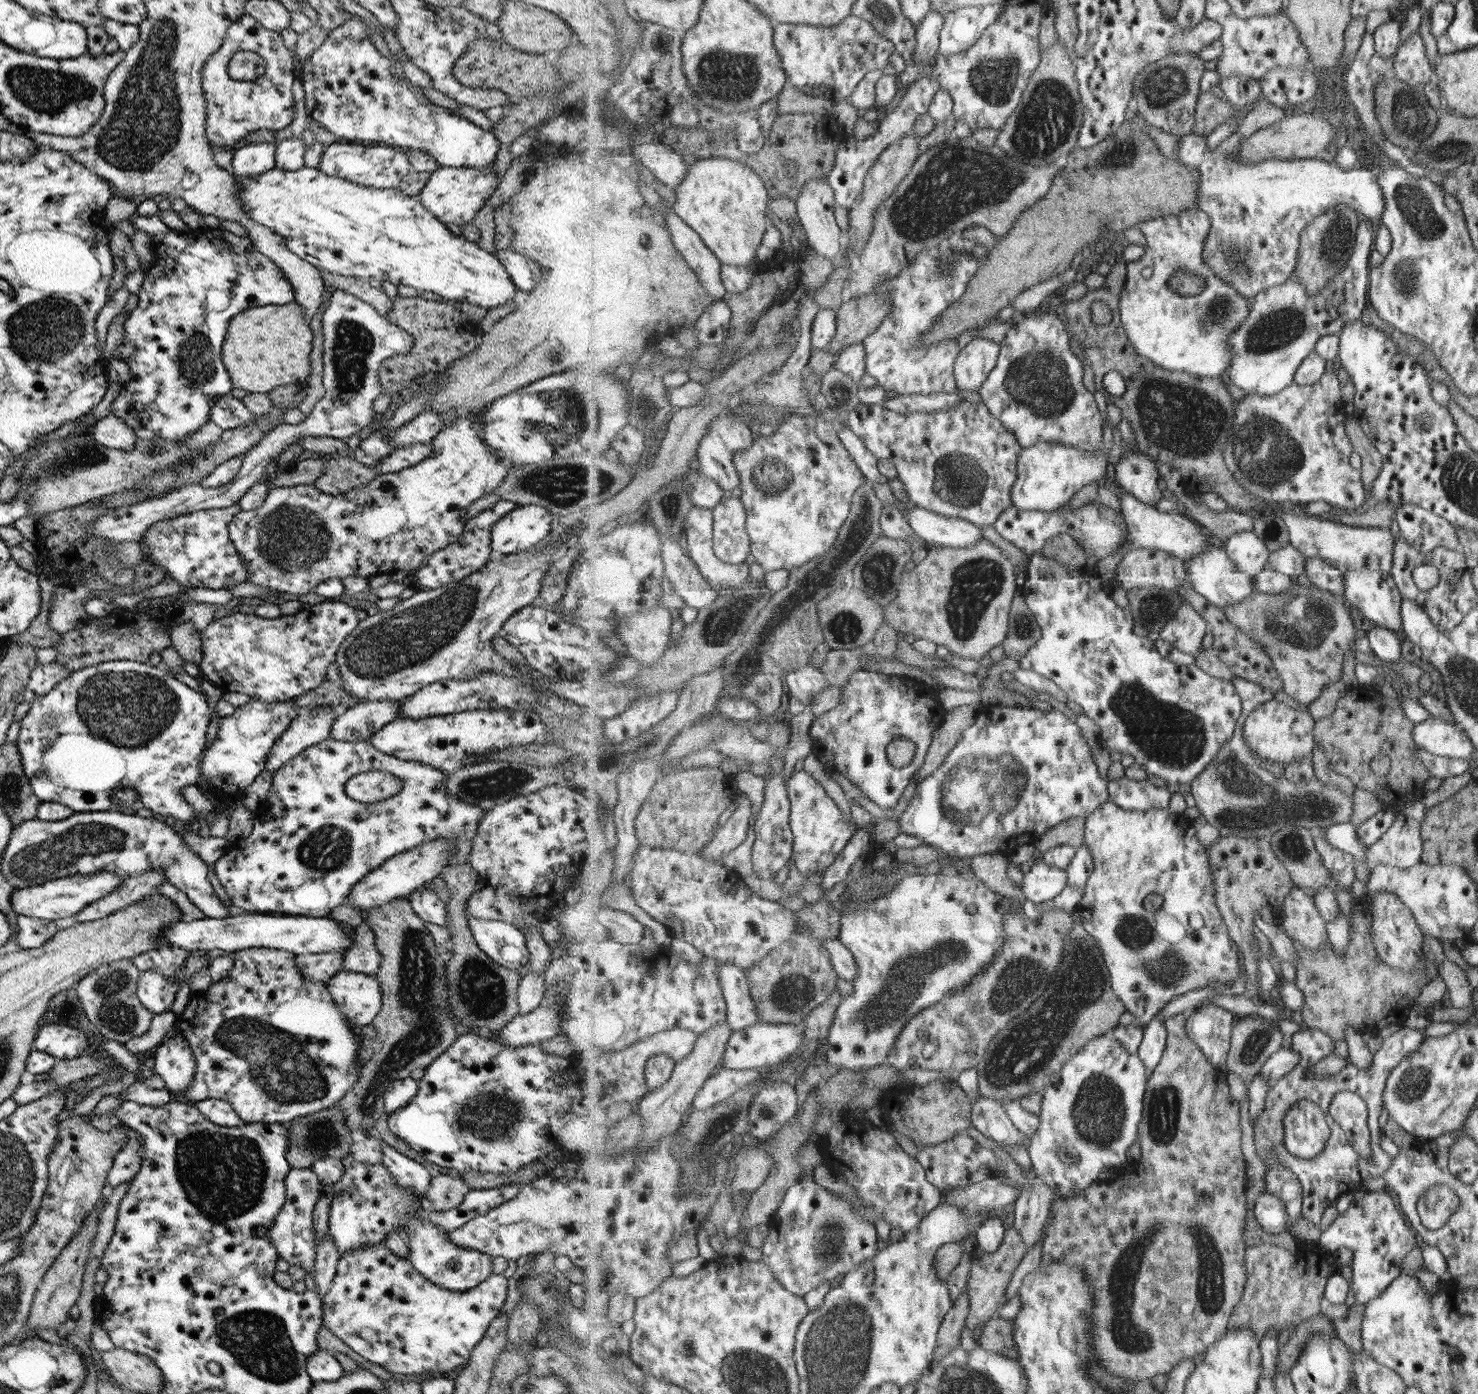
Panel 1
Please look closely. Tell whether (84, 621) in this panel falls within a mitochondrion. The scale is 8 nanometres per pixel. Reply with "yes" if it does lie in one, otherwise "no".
no

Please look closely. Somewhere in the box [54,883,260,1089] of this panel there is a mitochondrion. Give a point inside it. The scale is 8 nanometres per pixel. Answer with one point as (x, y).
(115, 1013)

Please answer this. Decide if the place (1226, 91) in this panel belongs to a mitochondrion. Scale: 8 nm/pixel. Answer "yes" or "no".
no

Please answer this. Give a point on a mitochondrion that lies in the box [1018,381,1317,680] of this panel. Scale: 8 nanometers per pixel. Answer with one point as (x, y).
(1264, 451)

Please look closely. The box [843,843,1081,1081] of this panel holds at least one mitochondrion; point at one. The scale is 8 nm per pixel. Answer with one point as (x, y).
(1022, 979)

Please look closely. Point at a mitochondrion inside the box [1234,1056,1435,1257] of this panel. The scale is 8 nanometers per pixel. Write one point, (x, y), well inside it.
(1414, 1084)

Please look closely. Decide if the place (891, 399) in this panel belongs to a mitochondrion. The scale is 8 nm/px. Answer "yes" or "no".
no

